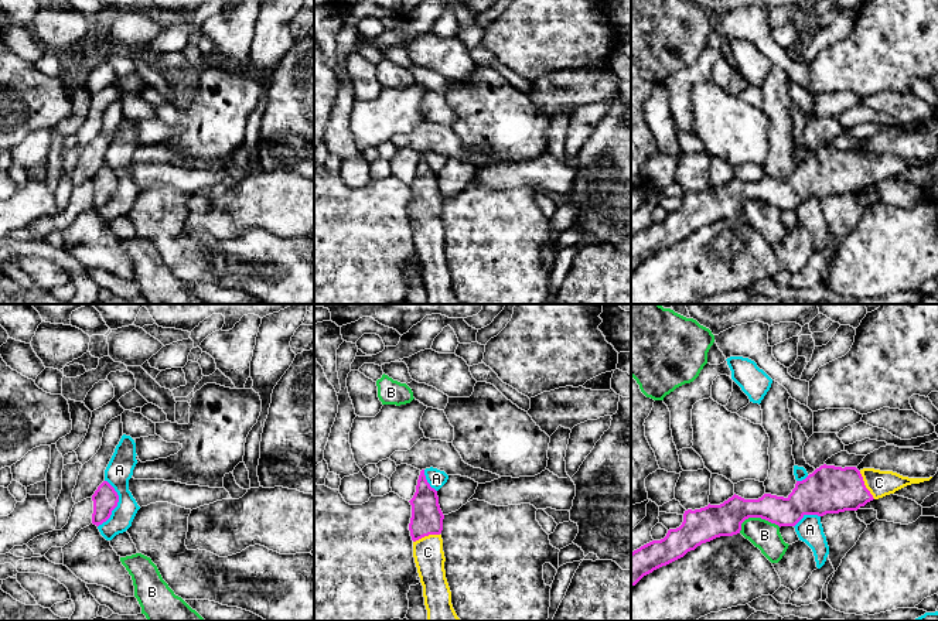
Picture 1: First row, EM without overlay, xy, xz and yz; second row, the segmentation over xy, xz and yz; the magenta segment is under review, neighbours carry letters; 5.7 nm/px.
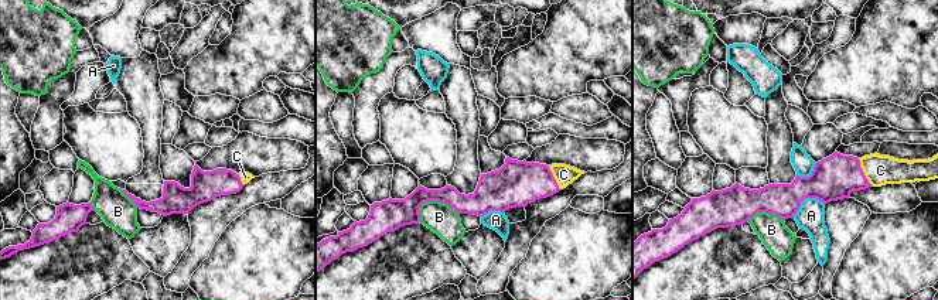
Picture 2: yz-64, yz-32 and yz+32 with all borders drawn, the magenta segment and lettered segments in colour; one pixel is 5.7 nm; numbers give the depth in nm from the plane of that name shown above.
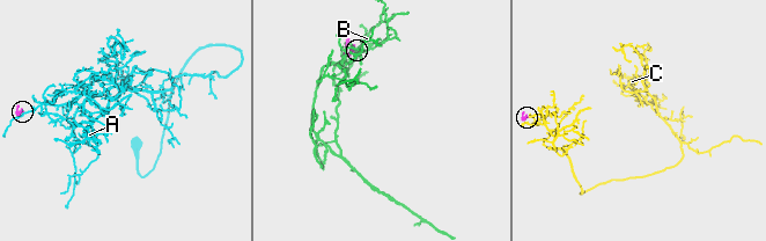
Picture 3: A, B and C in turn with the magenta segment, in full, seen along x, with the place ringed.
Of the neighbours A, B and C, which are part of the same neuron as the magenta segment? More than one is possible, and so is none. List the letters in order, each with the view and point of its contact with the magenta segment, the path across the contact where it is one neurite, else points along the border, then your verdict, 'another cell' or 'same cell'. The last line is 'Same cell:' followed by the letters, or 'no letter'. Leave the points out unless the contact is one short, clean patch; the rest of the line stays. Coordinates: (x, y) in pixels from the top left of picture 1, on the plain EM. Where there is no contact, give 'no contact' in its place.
A: contact xy (116, 187); border xy (106, 163), (118, 178), (118, 188), (98, 210); another cell
B: contact yz (756, 200); border yz (780, 210), (760, 201), (747, 201), (739, 215); another cell
C: contact yz (865, 169); way yz (829, 173), (865, 169), (879, 166); same cell
Same cell: C

